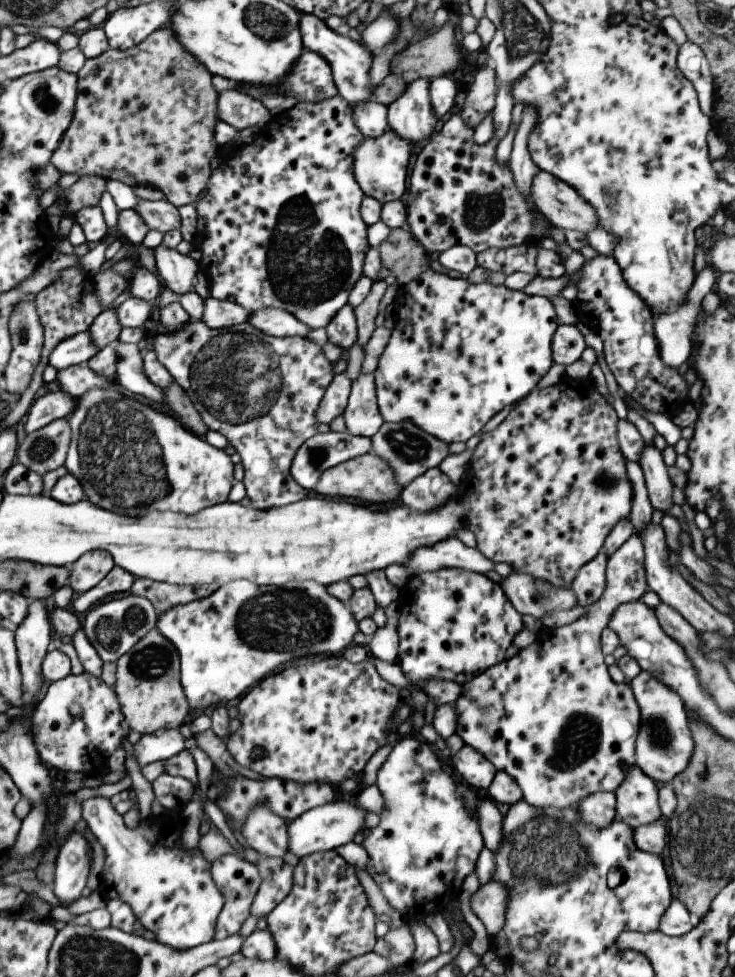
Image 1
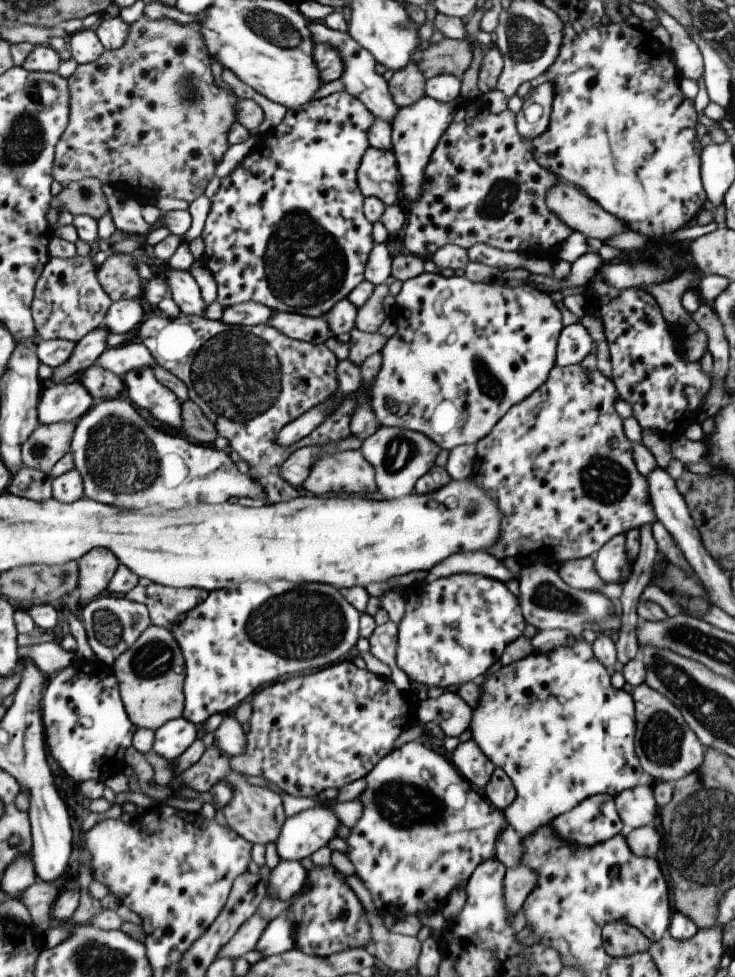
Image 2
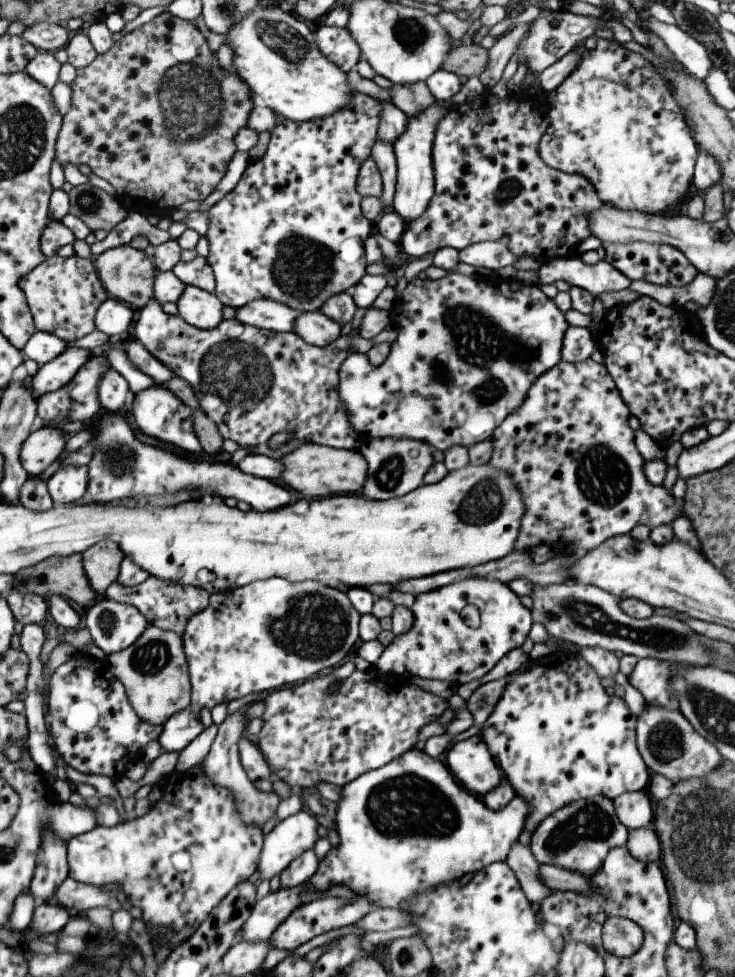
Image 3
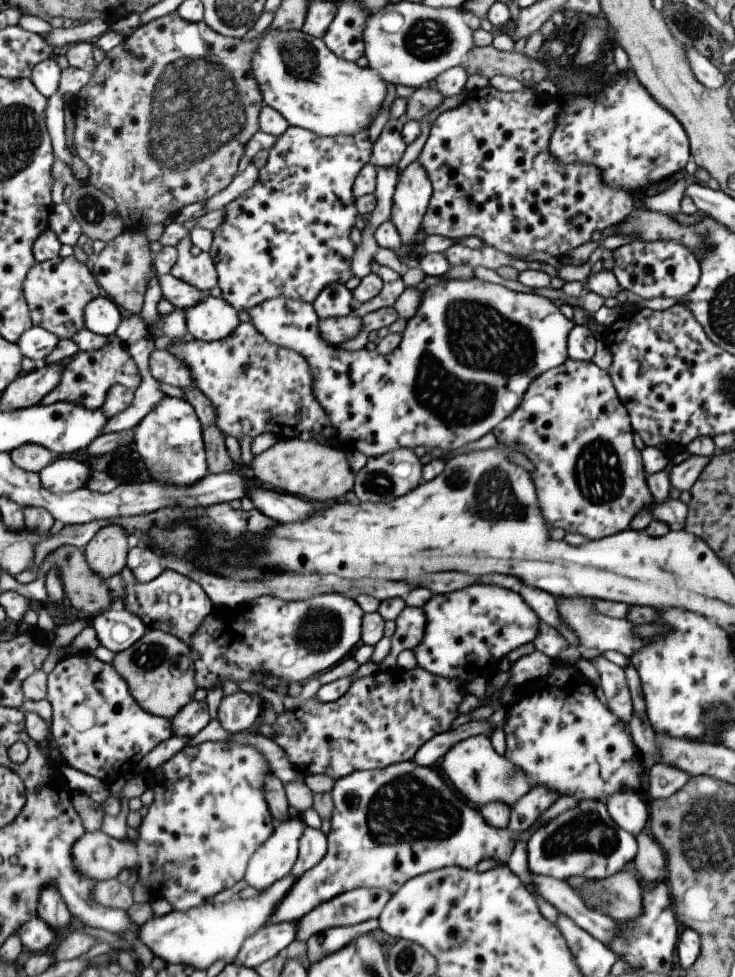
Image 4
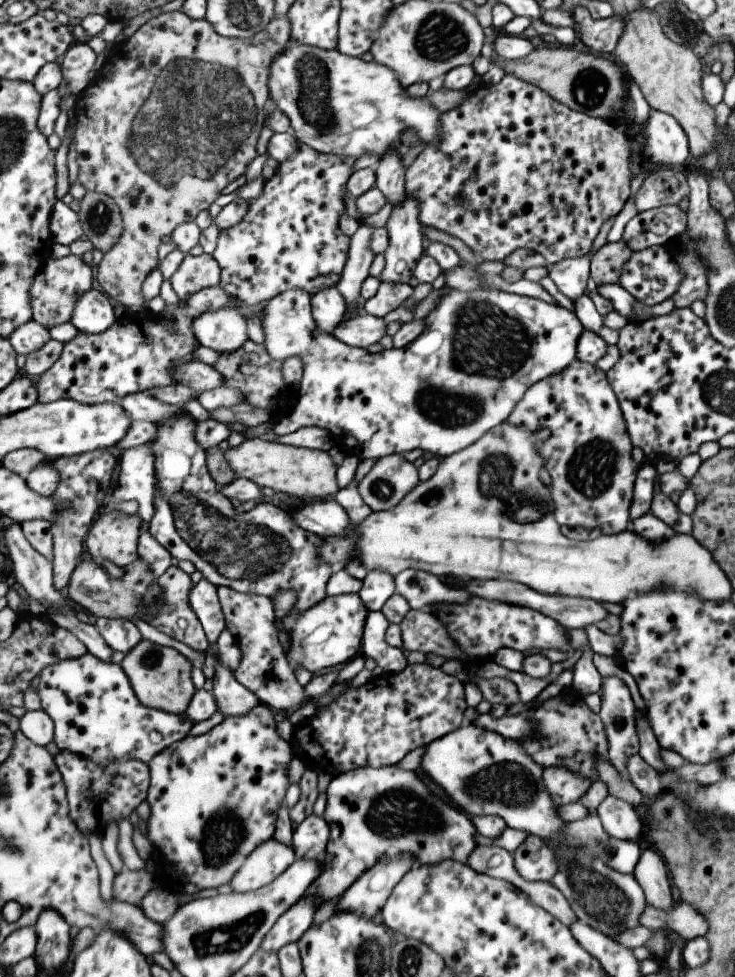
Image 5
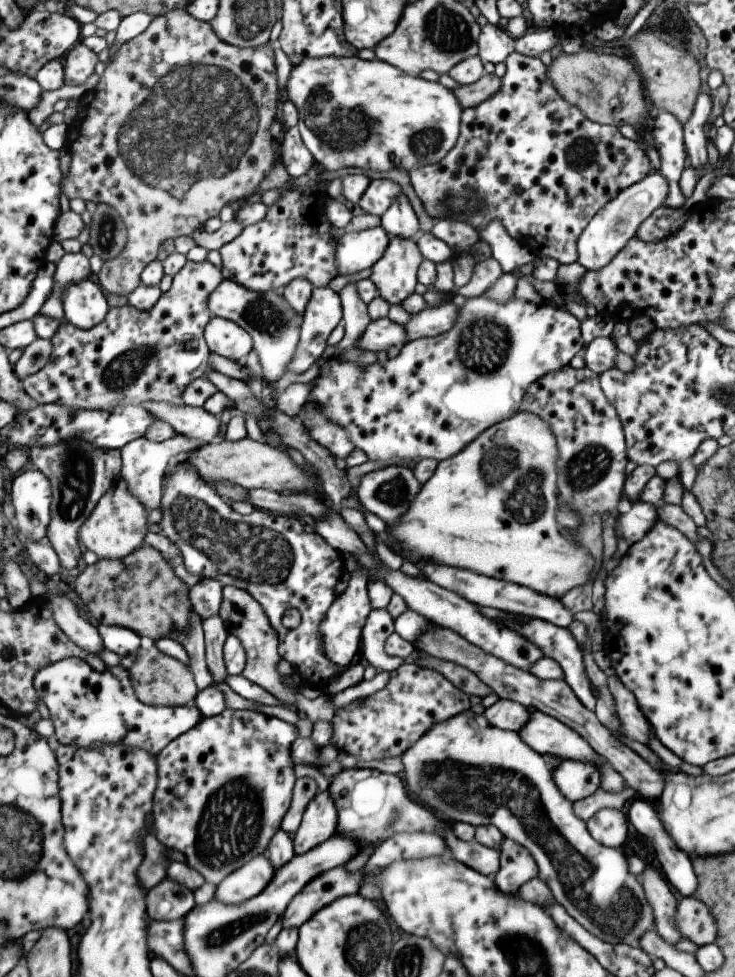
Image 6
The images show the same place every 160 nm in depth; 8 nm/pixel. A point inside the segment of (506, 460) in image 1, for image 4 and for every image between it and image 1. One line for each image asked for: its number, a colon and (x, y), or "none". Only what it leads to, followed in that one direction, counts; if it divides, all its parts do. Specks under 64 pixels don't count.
2: (557, 463)
3: (568, 449)
4: (570, 424)

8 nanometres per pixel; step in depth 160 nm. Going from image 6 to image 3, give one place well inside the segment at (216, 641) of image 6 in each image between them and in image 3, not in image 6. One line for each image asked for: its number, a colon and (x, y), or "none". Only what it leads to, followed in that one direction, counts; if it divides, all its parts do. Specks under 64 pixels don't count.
3: (221, 766)
4: (237, 712)
5: (232, 699)

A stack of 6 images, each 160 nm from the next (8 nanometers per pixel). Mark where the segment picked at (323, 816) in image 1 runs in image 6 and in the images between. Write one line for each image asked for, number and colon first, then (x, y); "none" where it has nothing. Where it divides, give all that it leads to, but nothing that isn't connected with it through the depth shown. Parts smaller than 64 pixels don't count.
2: (300, 835)
3: (295, 834)
4: (273, 860)
5: (267, 861)
6: (248, 880)

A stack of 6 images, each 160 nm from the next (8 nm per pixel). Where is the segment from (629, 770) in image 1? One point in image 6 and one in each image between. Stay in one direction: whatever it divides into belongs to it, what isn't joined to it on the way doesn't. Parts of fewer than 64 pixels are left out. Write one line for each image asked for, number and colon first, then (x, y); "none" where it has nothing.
2: (636, 807)
3: (633, 810)
4: (627, 810)
5: (619, 820)
6: (607, 826)

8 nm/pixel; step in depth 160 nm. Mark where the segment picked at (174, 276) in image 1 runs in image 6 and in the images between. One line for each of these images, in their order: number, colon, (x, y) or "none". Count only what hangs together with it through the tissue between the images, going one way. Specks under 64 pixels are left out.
2: (184, 291)
3: (196, 307)
4: (212, 319)
5: (224, 330)
6: (223, 337)

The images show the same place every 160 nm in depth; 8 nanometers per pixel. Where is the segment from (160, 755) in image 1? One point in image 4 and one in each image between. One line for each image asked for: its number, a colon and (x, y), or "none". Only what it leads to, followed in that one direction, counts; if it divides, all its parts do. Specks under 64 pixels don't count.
2: (172, 738)
3: (179, 729)
4: (190, 719)

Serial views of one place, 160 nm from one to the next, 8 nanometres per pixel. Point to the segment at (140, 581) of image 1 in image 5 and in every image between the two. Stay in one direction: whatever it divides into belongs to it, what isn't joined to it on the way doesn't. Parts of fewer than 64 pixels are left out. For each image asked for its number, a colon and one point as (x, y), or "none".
2: (165, 604)
3: (167, 605)
4: (171, 602)
5: (173, 617)

